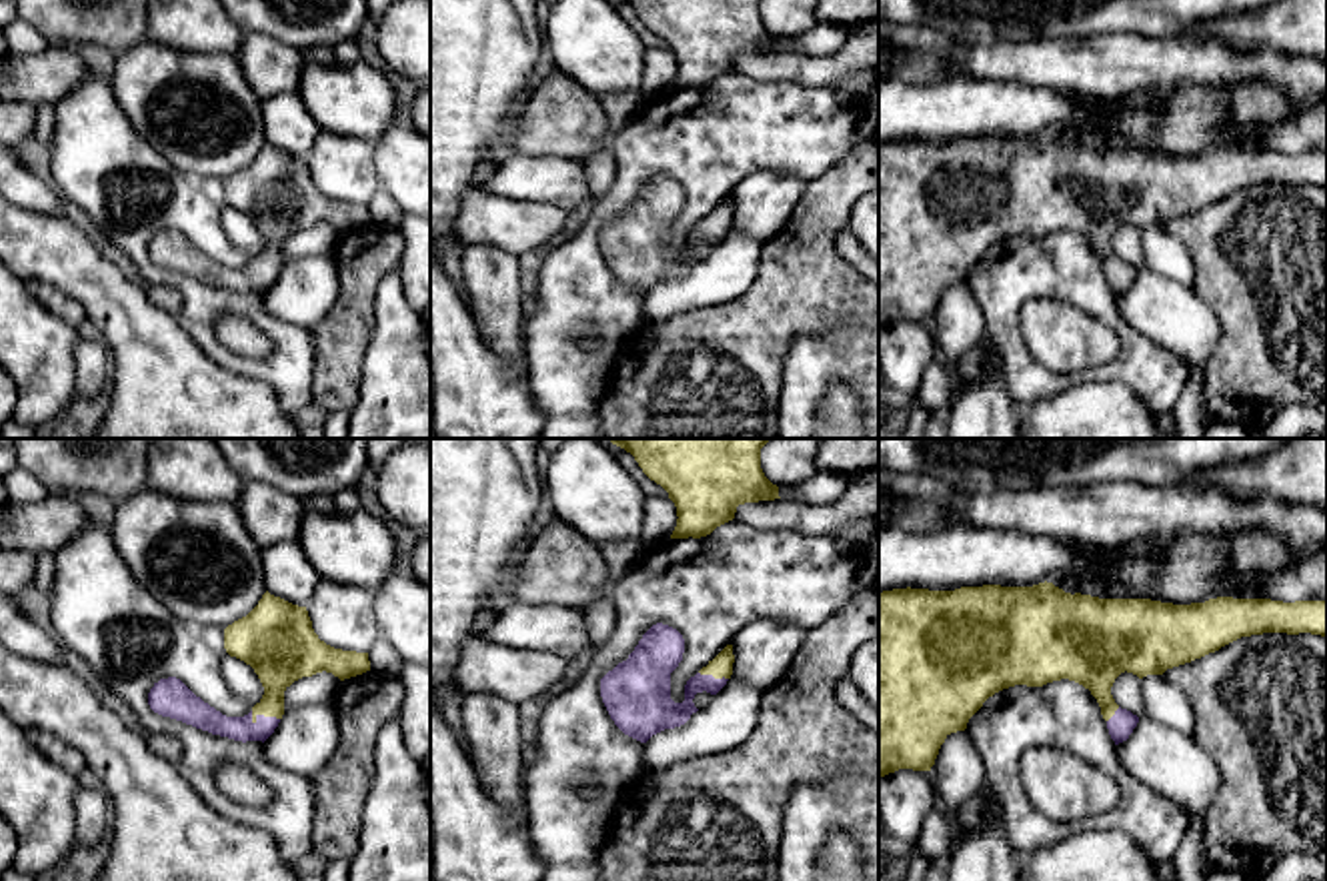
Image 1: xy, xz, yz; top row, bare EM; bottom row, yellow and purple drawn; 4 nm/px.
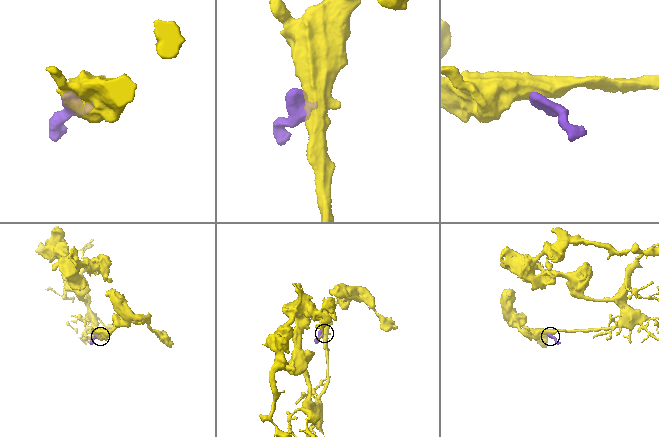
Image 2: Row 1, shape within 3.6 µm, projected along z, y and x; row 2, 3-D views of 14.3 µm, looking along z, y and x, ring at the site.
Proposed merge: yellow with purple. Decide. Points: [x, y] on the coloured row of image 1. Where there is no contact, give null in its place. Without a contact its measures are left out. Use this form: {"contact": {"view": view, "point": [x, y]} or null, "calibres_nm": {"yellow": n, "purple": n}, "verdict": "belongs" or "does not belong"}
{"contact": {"view": "xy", "point": [265, 715]}, "calibres_nm": {"yellow": 240, "purple": 100}, "verdict": "belongs"}

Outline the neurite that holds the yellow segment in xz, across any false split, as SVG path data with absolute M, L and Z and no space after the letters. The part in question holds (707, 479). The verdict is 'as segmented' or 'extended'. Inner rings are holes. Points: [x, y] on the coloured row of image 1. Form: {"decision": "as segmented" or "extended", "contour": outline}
{"decision": "as segmented", "contour": "M608 438L634 457L642 473L660 485L677 507L671 539L701 539L735 519L745 503L775 501L779 487L761 469L761 449L771 438Z"}

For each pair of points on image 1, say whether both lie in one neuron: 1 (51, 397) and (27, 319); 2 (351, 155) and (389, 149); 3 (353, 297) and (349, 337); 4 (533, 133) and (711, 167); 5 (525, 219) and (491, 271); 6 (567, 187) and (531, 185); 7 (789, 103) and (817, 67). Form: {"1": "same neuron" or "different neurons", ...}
{"1": "same neuron", "2": "different neurons", "3": "same neuron", "4": "different neurons", "5": "different neurons", "6": "same neuron", "7": "different neurons"}

